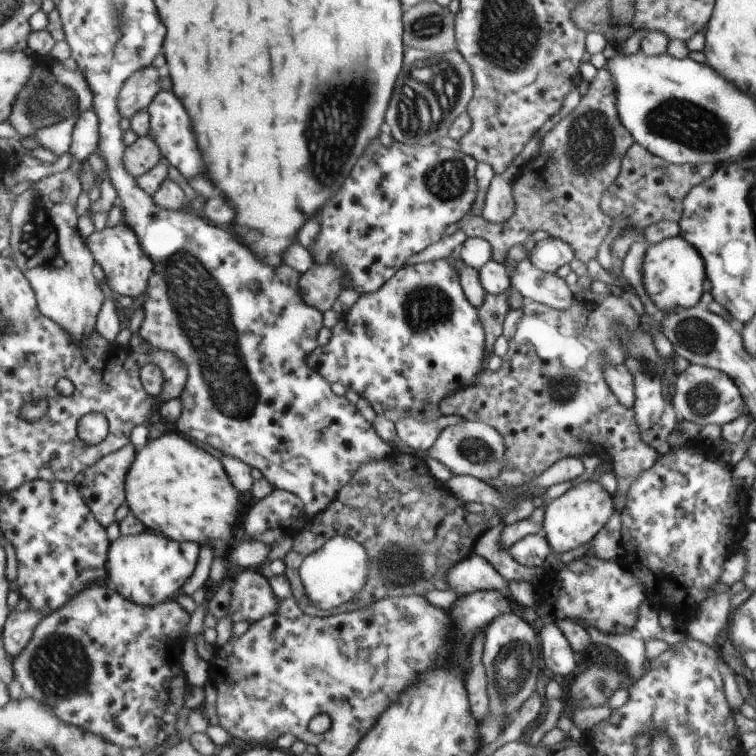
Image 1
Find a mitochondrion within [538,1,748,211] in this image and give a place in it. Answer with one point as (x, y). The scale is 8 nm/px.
(683, 121)

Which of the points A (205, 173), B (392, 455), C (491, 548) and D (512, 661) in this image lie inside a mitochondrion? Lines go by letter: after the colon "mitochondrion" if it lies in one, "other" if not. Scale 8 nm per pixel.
A: other
B: other
C: other
D: mitochondrion

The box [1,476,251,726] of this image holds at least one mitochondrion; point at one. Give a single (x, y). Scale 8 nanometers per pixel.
(57, 666)

